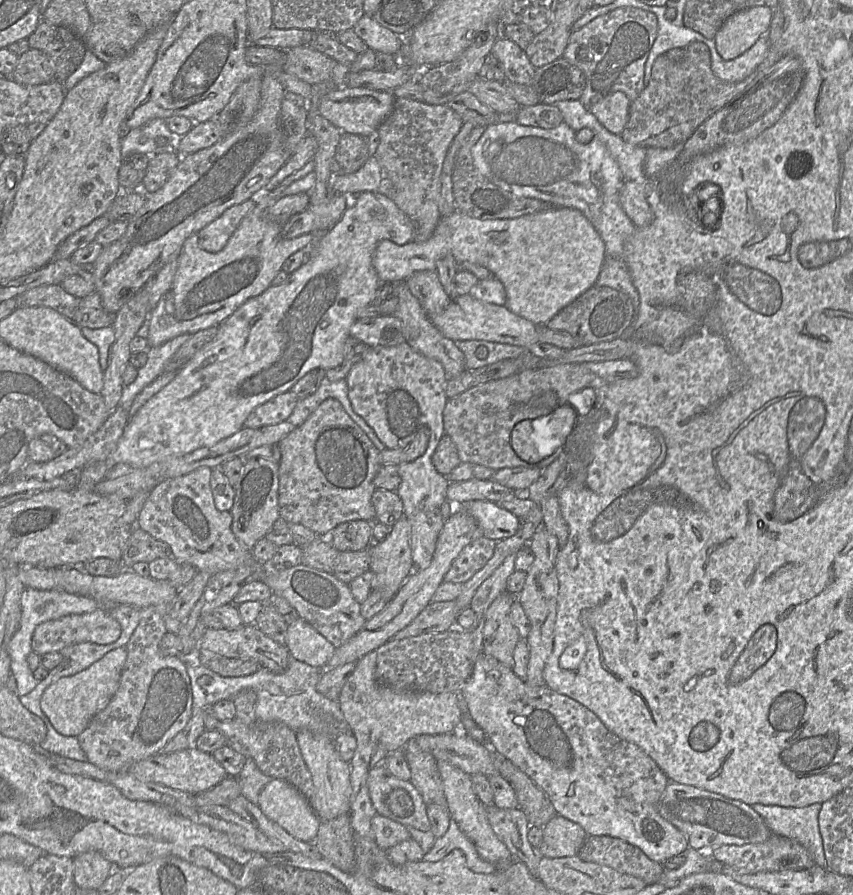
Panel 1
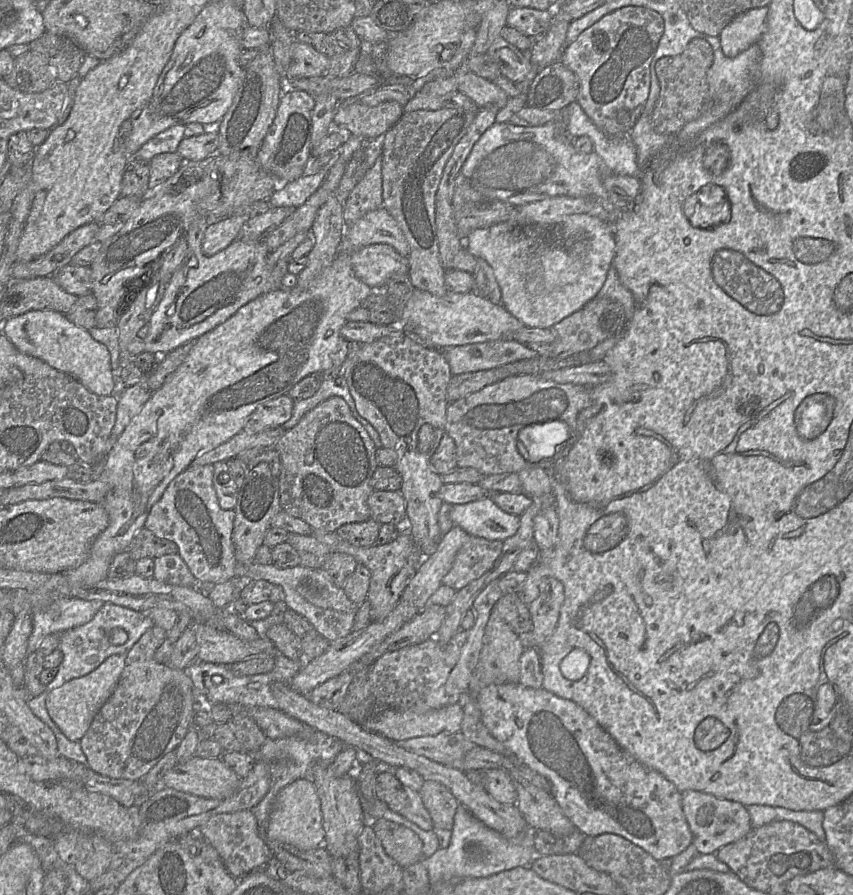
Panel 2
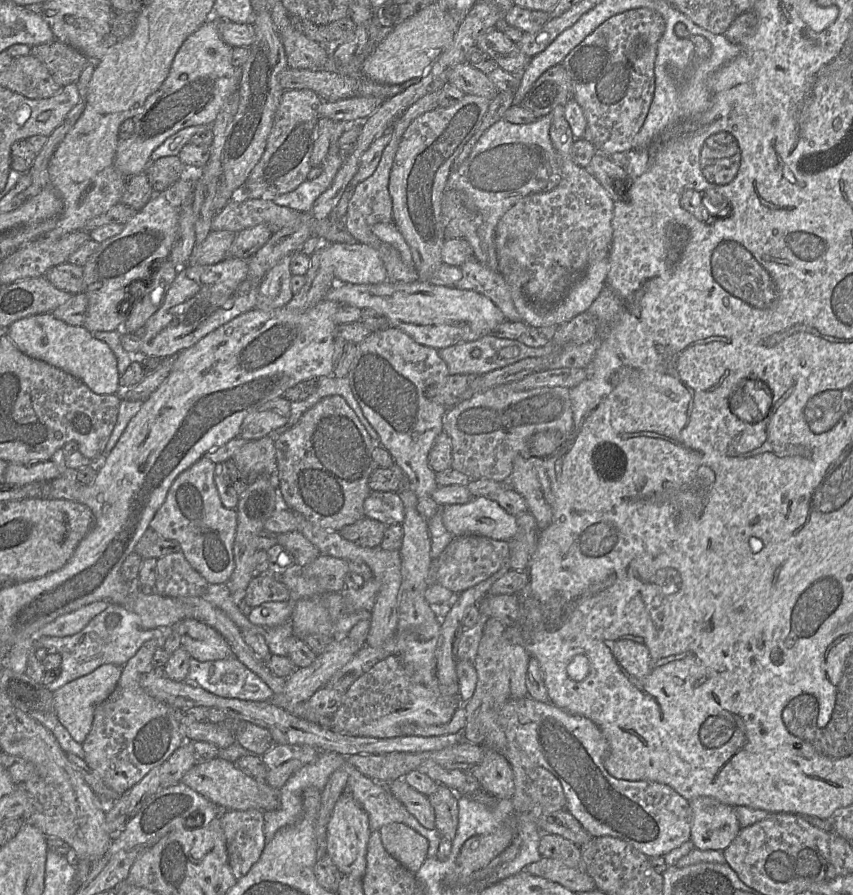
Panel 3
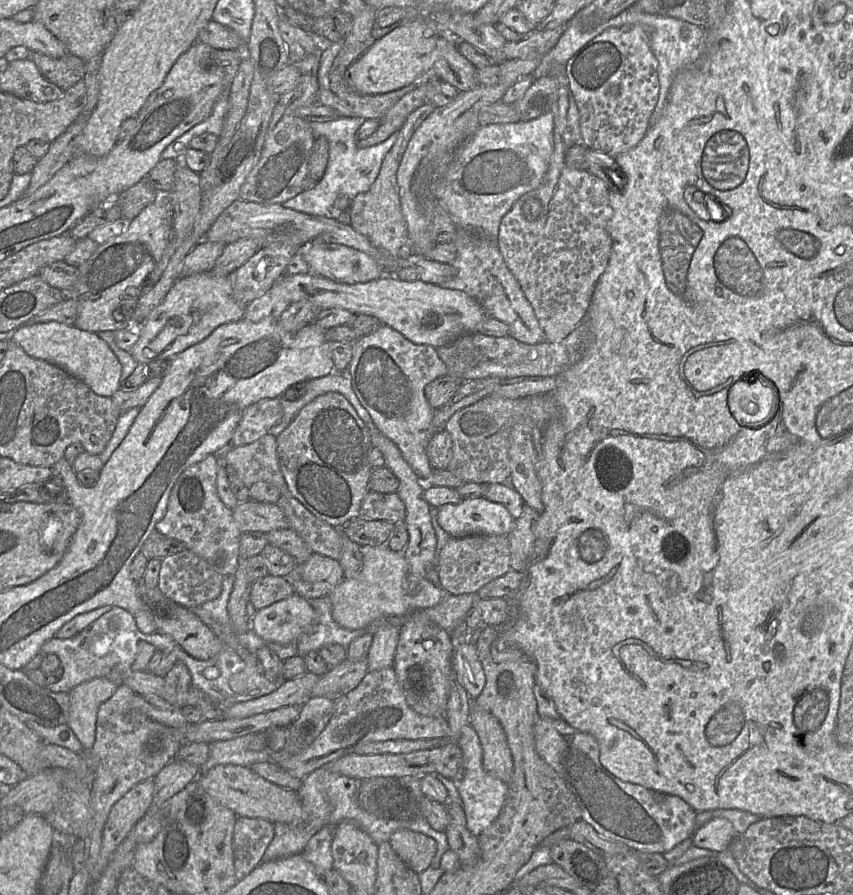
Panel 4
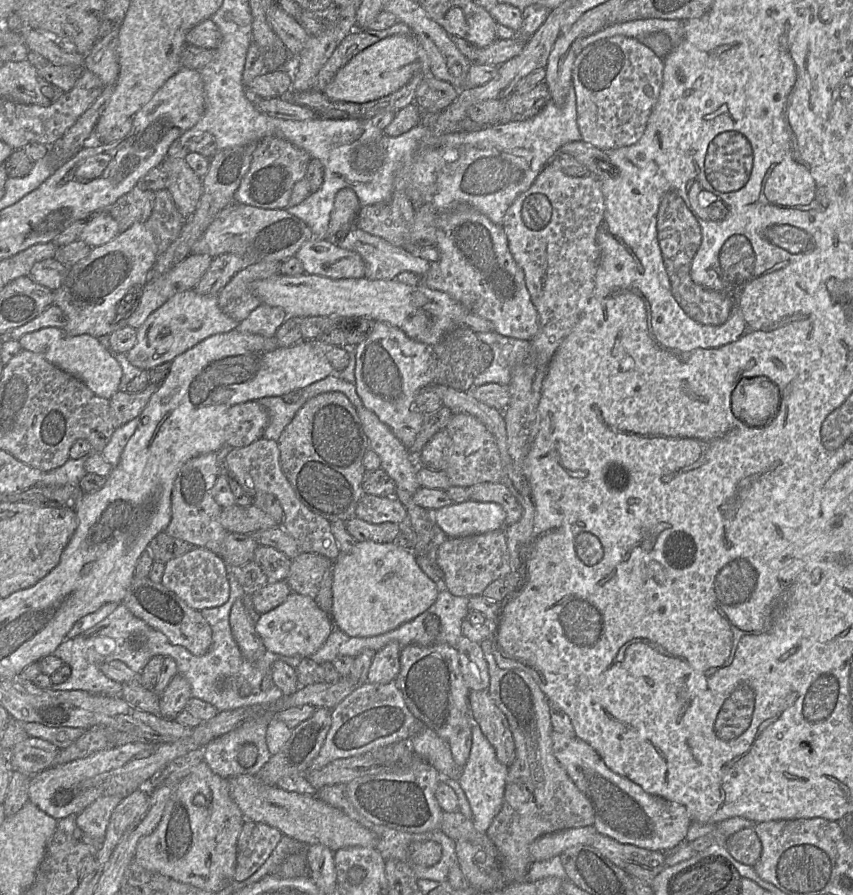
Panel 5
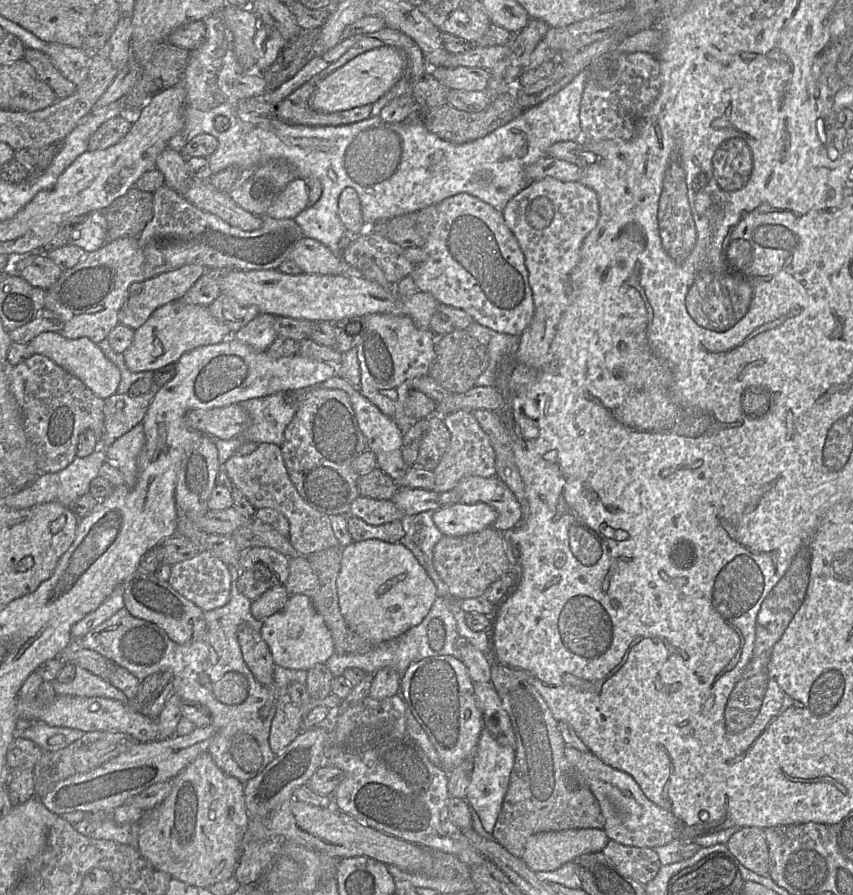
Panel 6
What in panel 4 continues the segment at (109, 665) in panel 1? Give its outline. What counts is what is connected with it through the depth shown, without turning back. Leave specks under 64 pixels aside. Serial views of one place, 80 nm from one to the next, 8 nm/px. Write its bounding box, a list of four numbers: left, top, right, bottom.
[67,678,116,751]

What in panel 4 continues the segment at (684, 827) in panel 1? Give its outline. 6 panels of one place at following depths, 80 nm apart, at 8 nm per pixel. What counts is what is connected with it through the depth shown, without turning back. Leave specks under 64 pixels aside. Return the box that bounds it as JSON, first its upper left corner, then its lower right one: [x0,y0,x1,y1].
[692,817,737,852]

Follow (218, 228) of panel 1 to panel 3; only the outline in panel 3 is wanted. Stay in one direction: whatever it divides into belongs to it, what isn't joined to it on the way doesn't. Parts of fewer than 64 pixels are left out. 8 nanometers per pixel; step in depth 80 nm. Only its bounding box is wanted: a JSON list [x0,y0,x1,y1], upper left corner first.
[188,230,236,265]

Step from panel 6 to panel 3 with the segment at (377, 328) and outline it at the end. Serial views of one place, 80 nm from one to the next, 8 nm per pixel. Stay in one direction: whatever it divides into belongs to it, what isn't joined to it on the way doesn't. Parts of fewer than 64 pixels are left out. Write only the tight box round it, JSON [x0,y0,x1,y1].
[347,327,448,521]

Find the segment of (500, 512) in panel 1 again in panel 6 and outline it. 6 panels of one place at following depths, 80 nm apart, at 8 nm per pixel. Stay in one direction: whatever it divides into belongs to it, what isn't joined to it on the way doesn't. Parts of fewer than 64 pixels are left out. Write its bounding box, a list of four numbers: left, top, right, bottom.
[433,503,496,536]

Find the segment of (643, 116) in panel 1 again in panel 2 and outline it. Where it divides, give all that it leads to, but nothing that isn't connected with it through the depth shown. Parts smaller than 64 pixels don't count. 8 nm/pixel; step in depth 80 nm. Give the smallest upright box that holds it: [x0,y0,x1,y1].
[652,38,712,136]

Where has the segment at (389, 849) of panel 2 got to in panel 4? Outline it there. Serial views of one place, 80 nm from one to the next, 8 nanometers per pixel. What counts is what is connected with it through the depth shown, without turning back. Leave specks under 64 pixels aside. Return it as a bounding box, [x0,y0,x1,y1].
[389,829,437,874]

